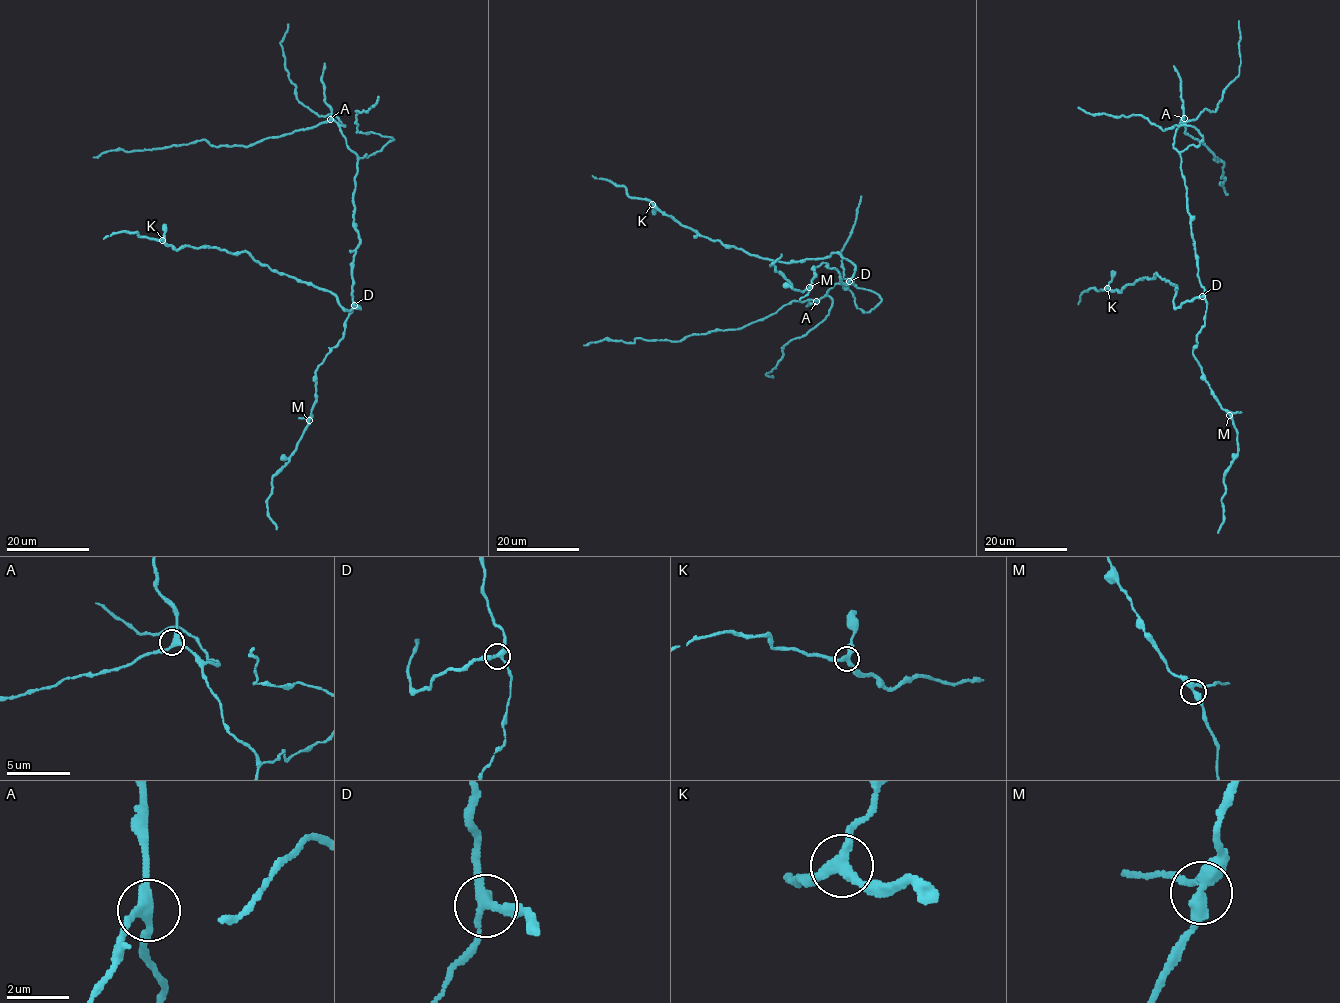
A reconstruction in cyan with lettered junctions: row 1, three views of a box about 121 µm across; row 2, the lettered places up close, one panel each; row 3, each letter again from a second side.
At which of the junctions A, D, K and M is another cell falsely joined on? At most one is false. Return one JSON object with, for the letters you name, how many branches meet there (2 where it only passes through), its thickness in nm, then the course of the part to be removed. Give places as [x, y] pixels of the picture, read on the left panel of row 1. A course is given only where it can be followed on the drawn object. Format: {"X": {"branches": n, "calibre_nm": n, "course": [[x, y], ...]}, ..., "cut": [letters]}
{"M": {"branches": 3, "calibre_nm": 360, "course": [[309, 421], [290, 459], [272, 478], [267, 509], [276, 529]]}, "cut": ["M"]}

